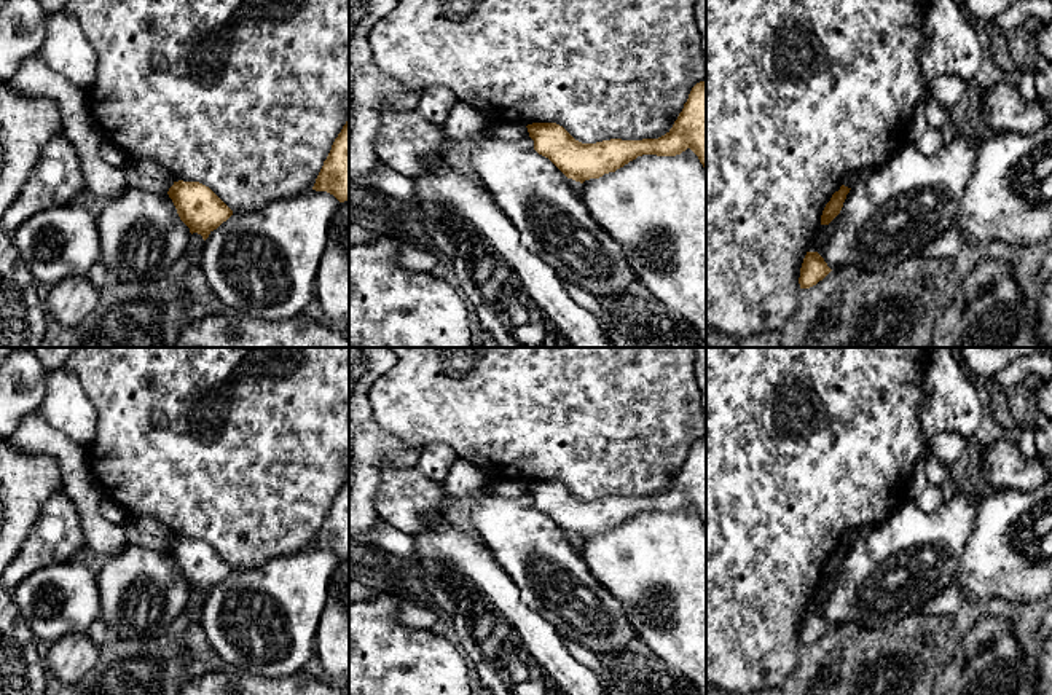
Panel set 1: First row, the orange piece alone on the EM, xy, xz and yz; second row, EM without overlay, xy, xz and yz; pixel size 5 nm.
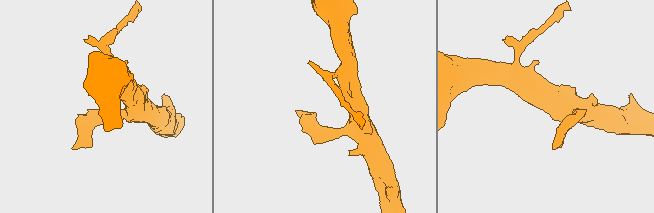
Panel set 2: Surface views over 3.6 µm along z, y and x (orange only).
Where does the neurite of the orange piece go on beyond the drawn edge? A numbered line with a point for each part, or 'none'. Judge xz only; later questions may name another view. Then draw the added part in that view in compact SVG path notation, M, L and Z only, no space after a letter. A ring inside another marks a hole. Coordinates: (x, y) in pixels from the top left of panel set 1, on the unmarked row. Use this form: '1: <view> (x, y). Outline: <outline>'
none

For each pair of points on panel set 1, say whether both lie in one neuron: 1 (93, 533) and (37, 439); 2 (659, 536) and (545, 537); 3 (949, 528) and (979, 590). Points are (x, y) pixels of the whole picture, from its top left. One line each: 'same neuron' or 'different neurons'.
1: same neuron
2: different neurons
3: different neurons

